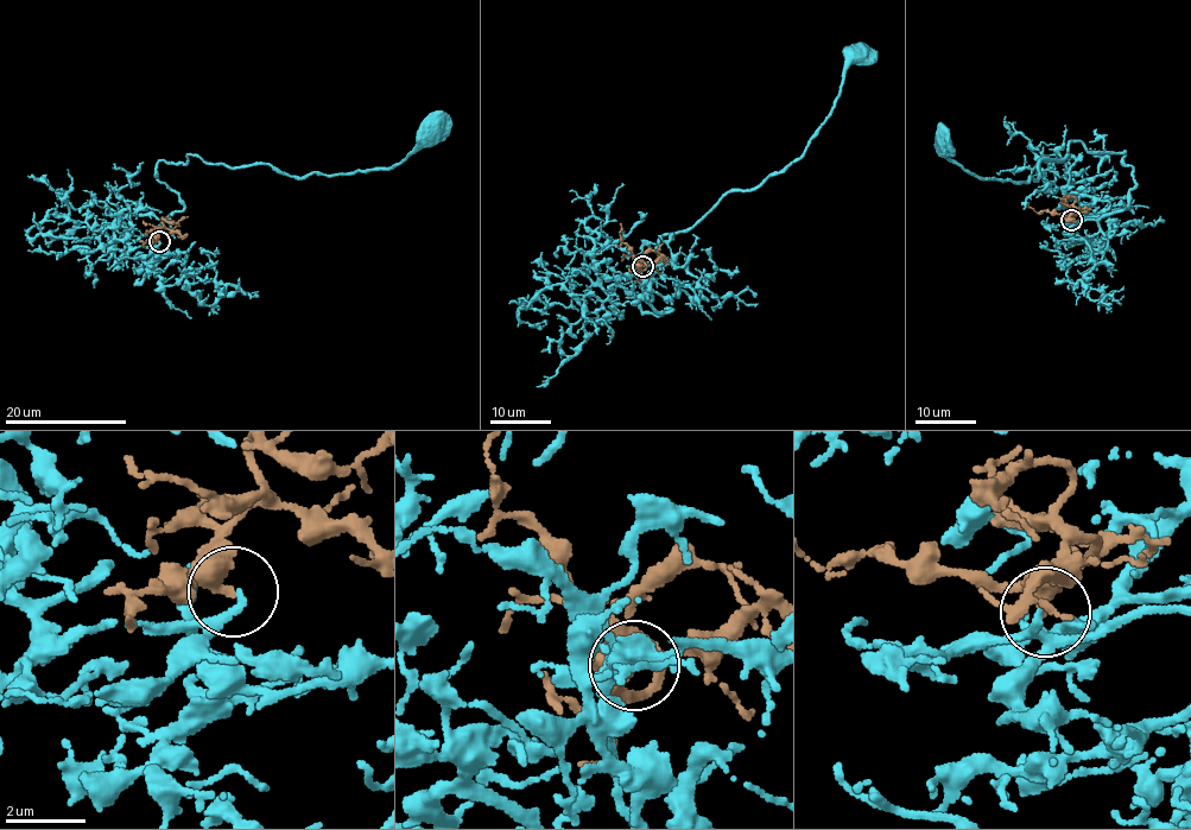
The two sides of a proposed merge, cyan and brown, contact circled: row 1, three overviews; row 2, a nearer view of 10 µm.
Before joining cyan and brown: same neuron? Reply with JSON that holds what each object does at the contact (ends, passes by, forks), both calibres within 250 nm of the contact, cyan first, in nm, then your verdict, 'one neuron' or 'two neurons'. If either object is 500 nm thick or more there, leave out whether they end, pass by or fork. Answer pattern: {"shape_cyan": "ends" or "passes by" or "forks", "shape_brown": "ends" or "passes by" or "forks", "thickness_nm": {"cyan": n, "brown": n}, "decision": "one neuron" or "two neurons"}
{"shape_cyan": "ends", "shape_brown": "ends", "thickness_nm": {"cyan": 200, "brown": 440}, "decision": "one neuron"}

